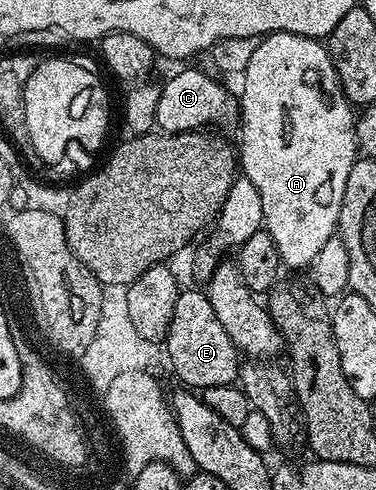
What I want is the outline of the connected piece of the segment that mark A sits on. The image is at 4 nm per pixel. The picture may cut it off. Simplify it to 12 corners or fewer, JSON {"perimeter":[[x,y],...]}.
{"perimeter":[[269,33],[238,165],[285,266],[337,232],[358,159],[327,44]]}

